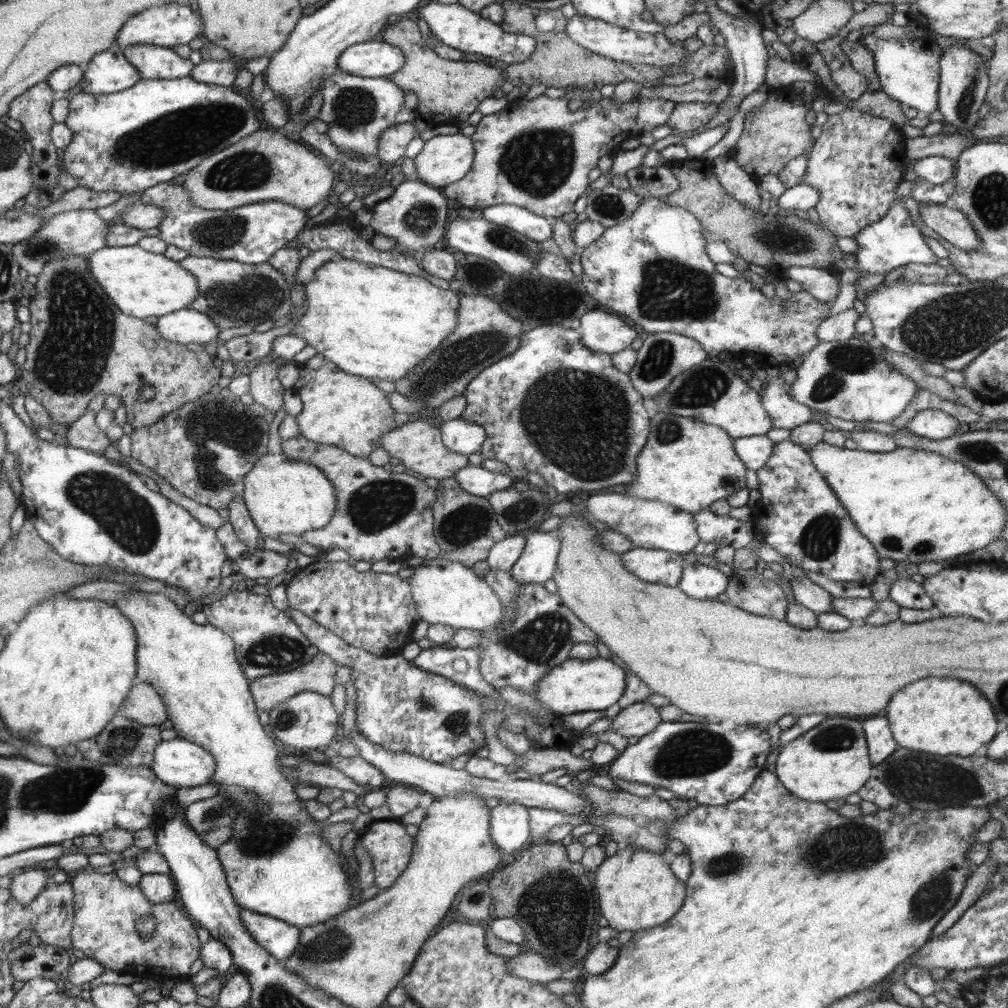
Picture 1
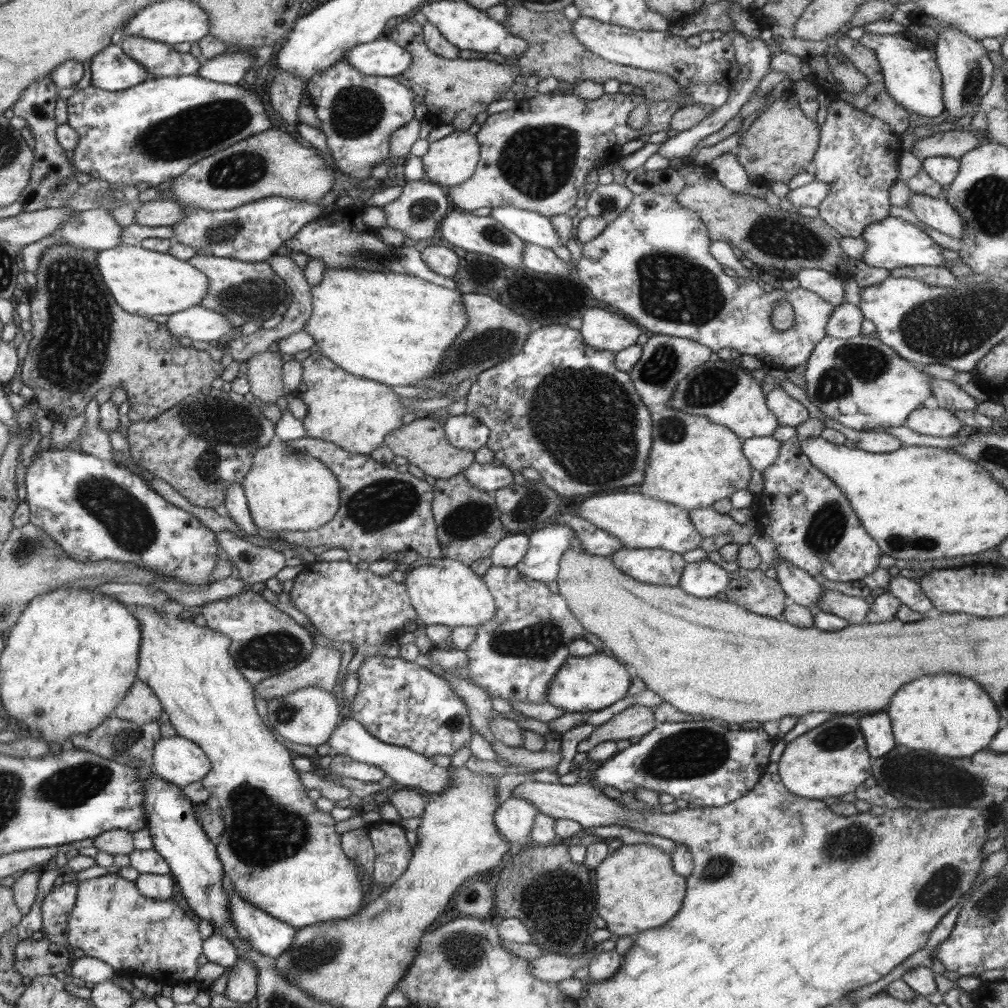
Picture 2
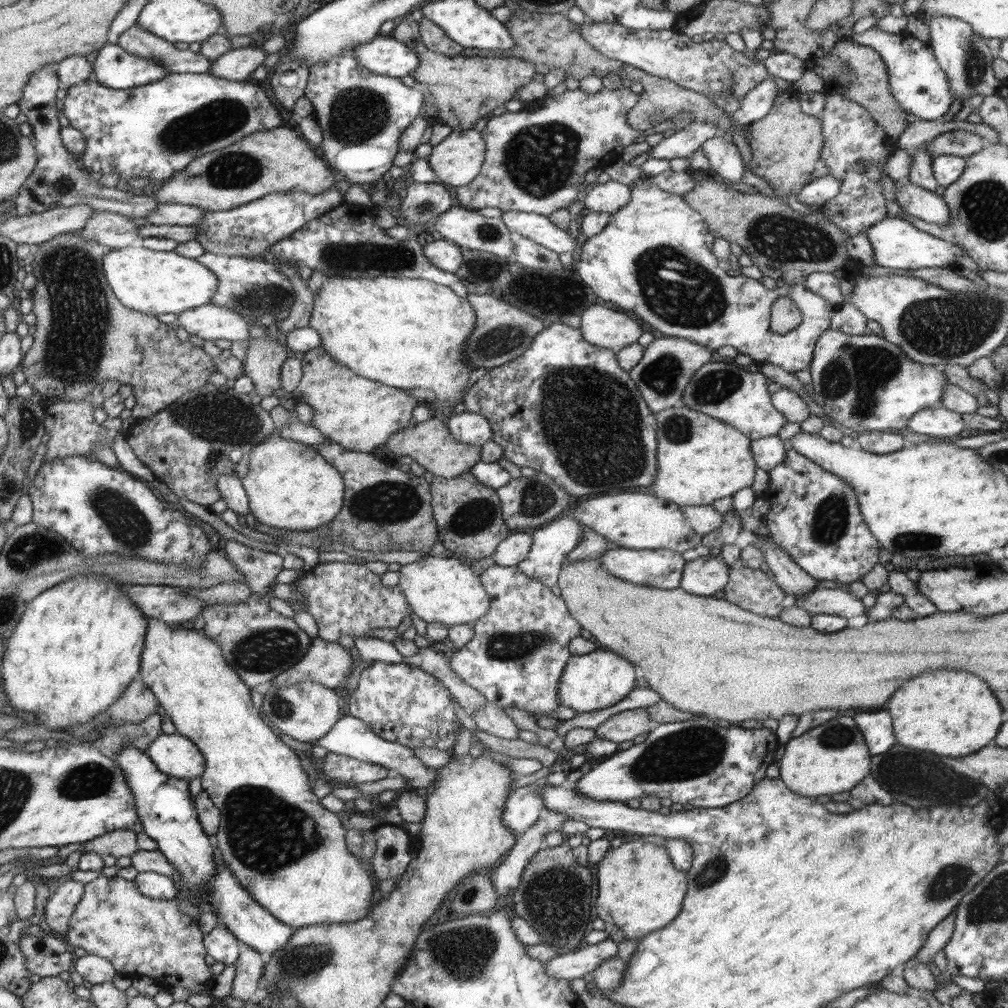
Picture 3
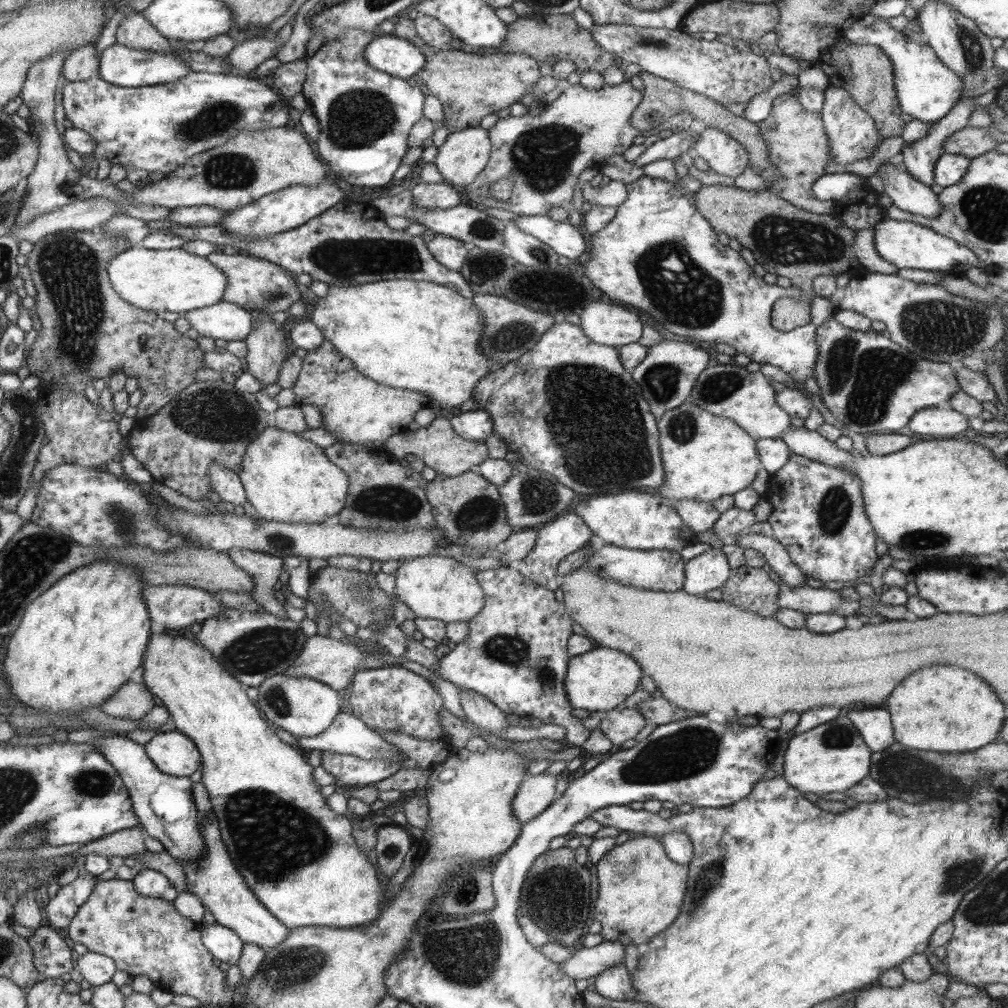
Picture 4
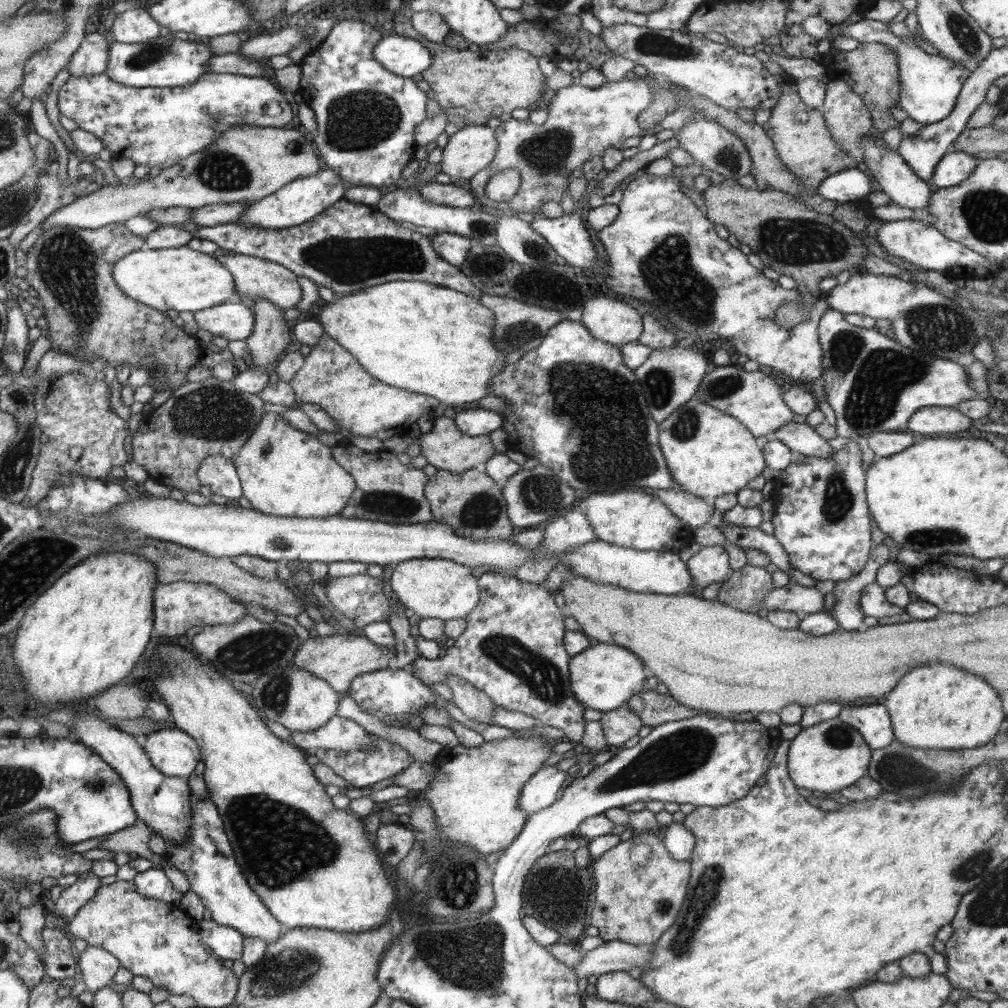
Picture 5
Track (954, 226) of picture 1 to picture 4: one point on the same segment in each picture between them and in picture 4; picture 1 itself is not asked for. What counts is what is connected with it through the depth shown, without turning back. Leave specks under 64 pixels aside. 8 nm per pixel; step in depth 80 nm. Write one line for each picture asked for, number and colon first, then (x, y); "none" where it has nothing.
2: (938, 214)
3: (915, 201)
4: (908, 194)

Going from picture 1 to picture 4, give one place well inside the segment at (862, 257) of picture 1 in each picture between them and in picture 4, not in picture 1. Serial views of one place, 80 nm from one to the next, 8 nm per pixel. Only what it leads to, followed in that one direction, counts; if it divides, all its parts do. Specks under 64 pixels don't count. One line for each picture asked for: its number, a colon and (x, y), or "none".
2: (892, 243)
3: (897, 244)
4: (908, 245)

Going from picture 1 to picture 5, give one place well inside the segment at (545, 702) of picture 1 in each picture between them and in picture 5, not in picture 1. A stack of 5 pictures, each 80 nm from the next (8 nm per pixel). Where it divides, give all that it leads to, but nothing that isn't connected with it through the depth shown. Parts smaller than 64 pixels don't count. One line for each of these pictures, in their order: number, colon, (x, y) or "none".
2: (593, 683)
3: (599, 680)
4: (602, 679)
5: (603, 677)

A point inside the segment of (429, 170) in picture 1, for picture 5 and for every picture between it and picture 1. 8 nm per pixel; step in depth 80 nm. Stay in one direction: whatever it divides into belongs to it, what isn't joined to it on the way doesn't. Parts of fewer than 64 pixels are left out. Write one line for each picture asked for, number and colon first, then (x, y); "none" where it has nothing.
2: (451, 160)
3: (457, 160)
4: (460, 160)
5: (471, 149)

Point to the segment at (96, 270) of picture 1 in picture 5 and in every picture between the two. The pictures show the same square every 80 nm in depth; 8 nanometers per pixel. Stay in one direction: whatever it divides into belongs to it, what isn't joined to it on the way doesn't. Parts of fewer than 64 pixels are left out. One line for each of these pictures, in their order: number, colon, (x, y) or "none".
2: (144, 282)
3: (153, 282)
4: (161, 281)
5: (182, 279)

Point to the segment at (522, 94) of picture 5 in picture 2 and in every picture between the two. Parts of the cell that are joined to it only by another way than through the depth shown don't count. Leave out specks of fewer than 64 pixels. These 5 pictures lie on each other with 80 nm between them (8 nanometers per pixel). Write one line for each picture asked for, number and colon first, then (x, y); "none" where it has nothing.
2: (454, 90)
3: (464, 88)
4: (469, 86)

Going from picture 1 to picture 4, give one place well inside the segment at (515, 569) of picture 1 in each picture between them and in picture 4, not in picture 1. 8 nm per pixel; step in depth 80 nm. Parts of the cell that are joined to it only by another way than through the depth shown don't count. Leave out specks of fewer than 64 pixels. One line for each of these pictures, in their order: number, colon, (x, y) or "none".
2: (540, 563)
3: (551, 543)
4: (568, 533)

